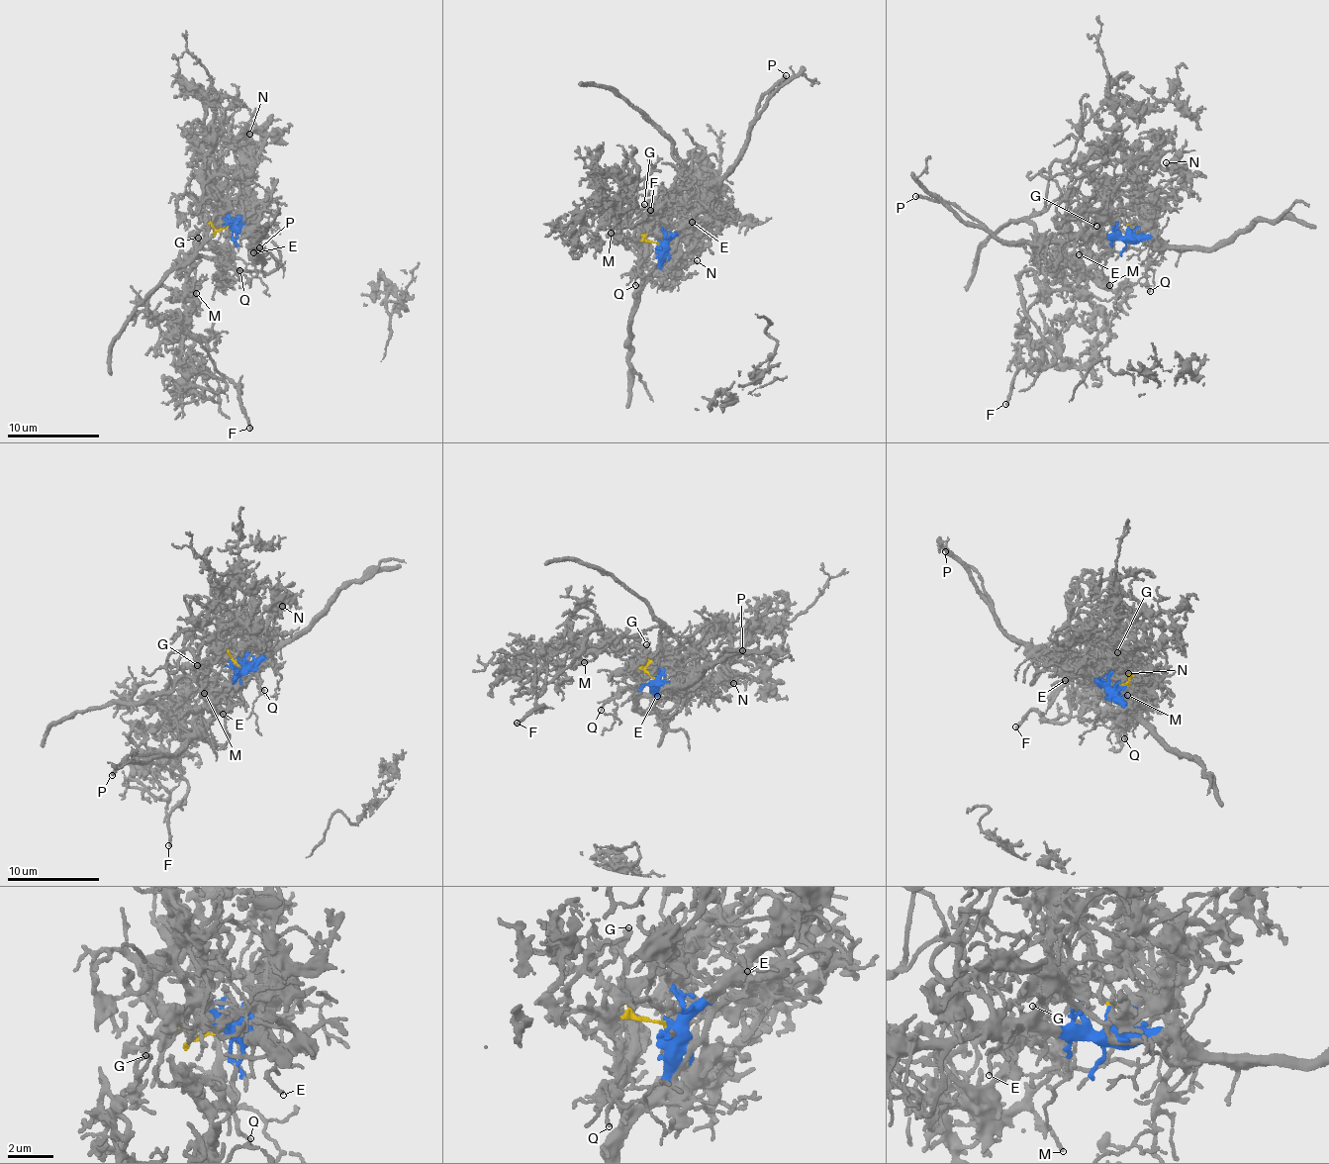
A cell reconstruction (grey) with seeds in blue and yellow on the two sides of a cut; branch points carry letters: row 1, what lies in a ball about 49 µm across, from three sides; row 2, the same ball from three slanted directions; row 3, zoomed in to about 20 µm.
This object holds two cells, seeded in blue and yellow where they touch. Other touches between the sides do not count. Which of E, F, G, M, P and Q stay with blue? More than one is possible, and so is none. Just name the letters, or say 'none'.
E, P, Q

